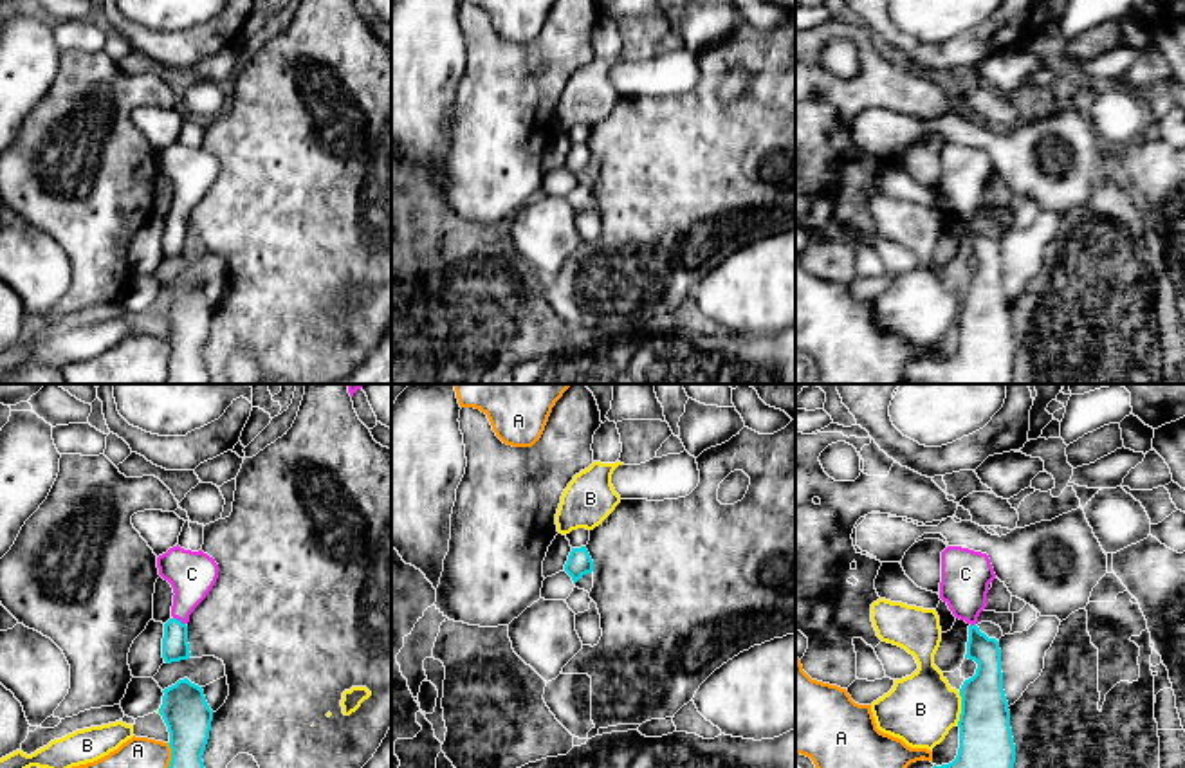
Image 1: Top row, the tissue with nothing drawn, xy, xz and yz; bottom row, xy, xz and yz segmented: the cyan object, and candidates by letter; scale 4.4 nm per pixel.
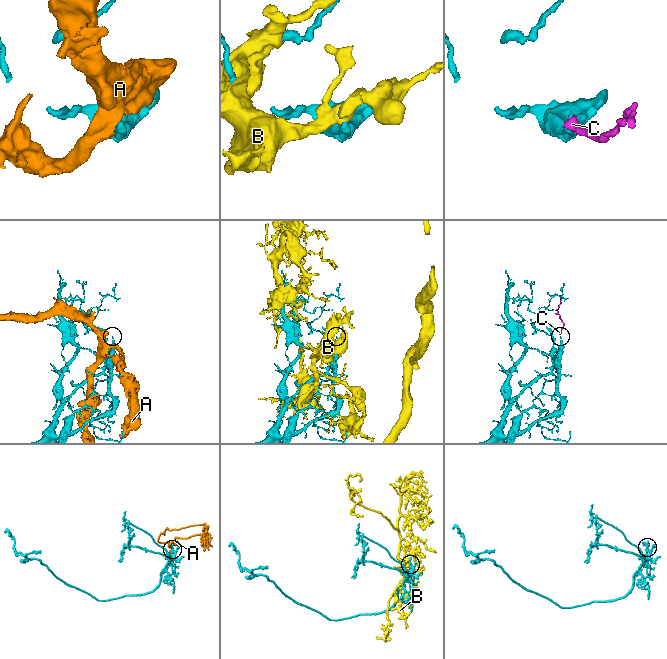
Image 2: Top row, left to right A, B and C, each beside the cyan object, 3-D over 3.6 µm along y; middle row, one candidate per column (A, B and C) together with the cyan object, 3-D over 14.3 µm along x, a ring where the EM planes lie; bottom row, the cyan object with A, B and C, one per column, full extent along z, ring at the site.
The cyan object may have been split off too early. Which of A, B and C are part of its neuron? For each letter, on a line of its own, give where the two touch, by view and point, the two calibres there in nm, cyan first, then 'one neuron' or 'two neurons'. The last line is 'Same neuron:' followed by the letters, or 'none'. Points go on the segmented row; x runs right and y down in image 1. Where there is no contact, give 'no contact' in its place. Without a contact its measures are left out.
A: contact xy (172, 756); calibres 200 and 140 nm; two neurons
B: contact yz (962, 709); calibres 240 and 320 nm; two neurons
C: contact xy (179, 621); calibres 120 and 200 nm; one neuron
Same neuron: C

